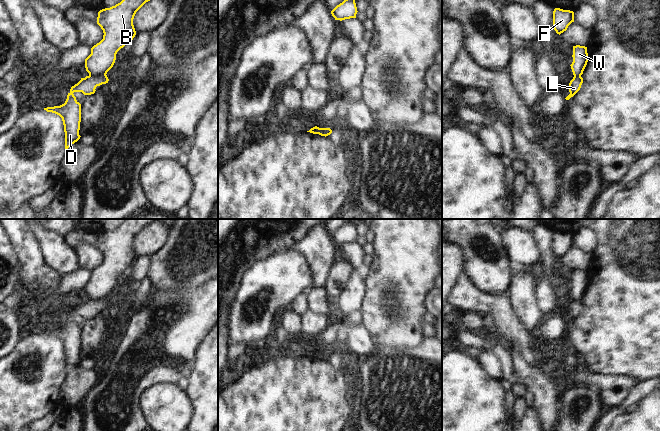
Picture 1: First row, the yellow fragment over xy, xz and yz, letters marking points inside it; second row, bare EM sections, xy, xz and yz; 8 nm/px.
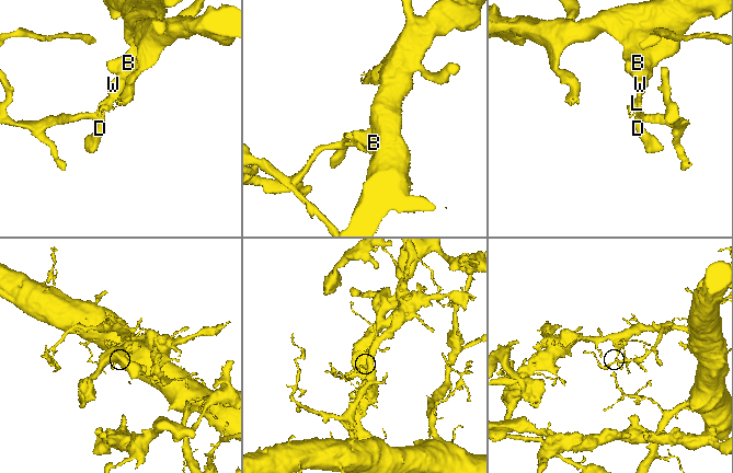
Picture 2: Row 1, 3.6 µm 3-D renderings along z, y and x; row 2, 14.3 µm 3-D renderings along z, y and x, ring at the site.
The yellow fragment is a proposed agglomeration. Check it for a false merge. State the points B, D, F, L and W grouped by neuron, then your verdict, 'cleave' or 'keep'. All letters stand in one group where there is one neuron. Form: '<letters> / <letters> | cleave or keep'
B F W / D L | cleave

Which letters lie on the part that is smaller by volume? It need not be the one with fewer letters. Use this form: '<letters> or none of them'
D, L

